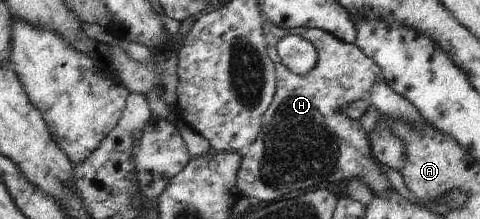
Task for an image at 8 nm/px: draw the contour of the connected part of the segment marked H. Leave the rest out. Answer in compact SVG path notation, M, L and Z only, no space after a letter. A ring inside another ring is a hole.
M264 18L261 27L264 38L268 42L270 60L275 66L277 85L272 104L262 116L261 134L252 145L246 146L241 151L242 161L238 174L238 190L241 190L244 197L254 197L257 201L272 203L292 190L304 190L310 186L318 186L320 182L347 182L348 184L352 178L360 178L370 190L374 190L376 194L386 192L387 197L384 198L388 198L388 194L392 190L388 171L386 172L382 166L380 170L372 162L371 148L362 124L344 114L344 108L350 102L370 100L370 92L372 92L374 84L383 80L382 70L355 43L348 43L346 40L336 38L326 29L317 29L316 27L283 29L270 24ZM290 34L298 34L298 36L306 38L317 50L317 63L308 74L298 76L298 74L290 72L278 56L276 44Z

